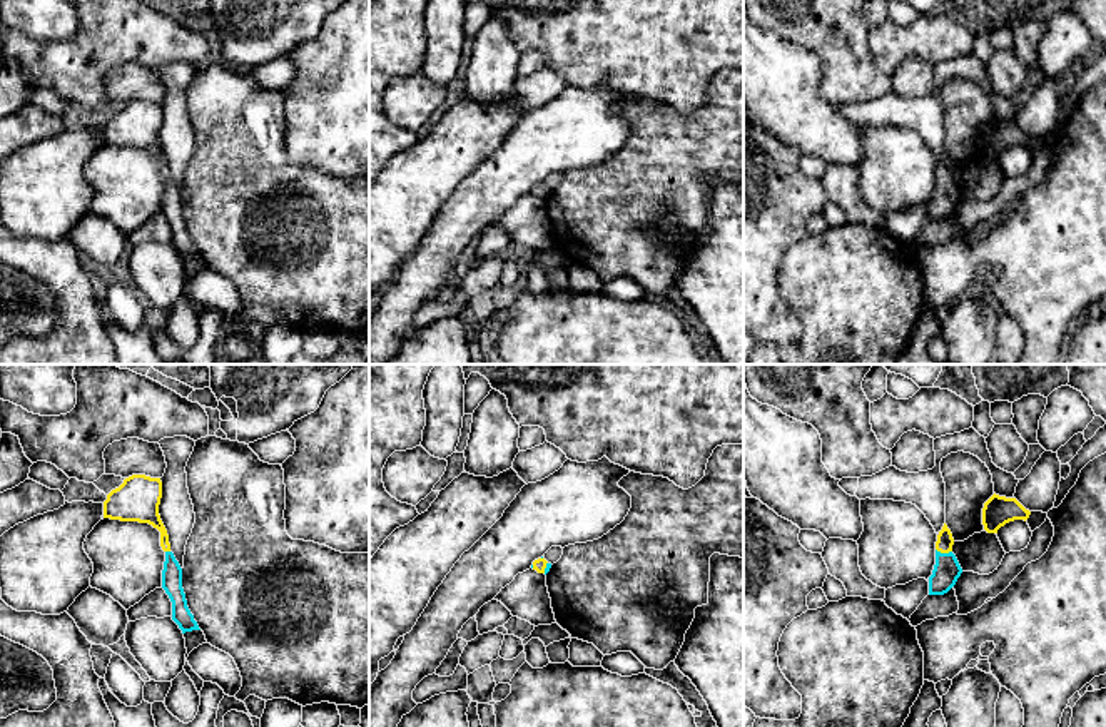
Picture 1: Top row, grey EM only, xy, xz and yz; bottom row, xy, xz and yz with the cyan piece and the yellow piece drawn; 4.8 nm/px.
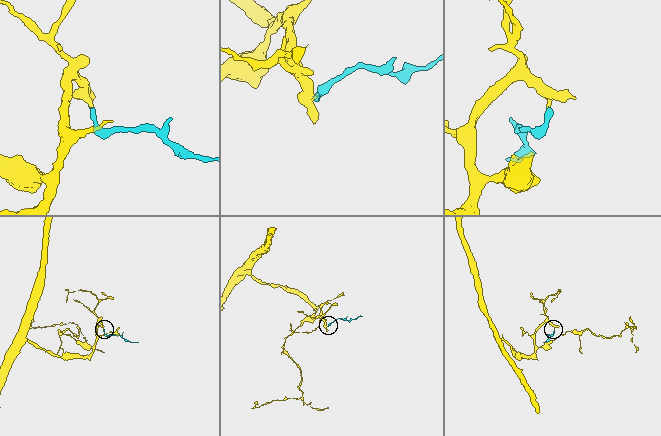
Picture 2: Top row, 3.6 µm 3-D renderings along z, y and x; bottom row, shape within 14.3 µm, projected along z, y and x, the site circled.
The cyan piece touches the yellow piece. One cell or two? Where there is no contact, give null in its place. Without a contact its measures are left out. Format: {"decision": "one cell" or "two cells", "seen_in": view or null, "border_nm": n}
{"decision": "one cell", "seen_in": "yz", "border_nm": 80}

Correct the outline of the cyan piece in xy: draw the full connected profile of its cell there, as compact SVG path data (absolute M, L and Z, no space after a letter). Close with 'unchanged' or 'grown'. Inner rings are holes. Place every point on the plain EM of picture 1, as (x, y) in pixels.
M132 100L107 120L104 127L104 144L149 149L160 157L160 172L165 177L162 214L172 227L172 246L182 259L200 256L187 232L182 214L182 194L170 177L169 160L159 140L160 124L160 104Z | grown

